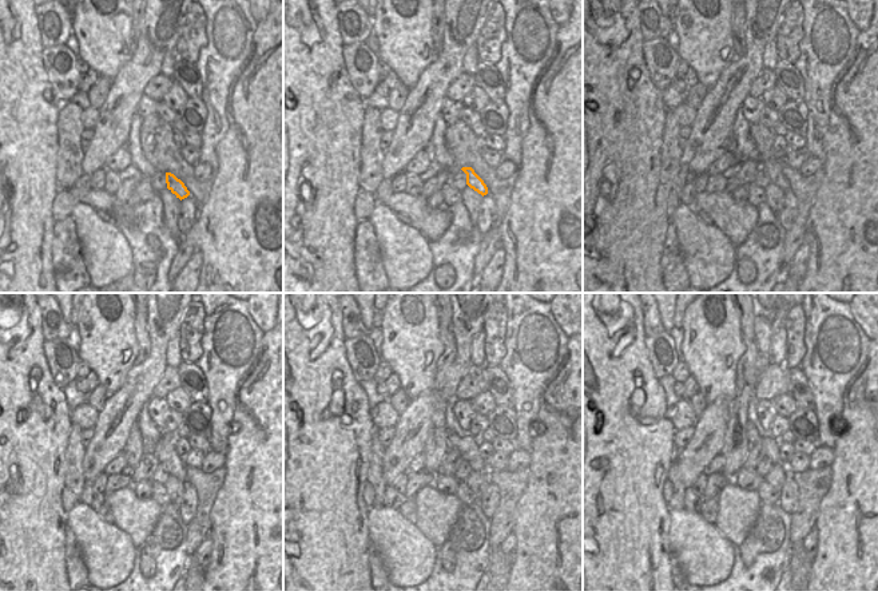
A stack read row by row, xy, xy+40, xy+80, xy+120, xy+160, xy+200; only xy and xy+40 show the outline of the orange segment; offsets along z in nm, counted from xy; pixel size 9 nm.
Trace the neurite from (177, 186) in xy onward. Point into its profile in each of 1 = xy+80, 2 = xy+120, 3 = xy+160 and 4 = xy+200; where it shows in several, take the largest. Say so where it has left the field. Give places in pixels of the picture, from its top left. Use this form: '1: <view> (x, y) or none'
1: xy+80 (773, 166)
2: xy+120 (166, 452)
3: xy+160 (469, 447)
4: xy+200 (771, 445)

